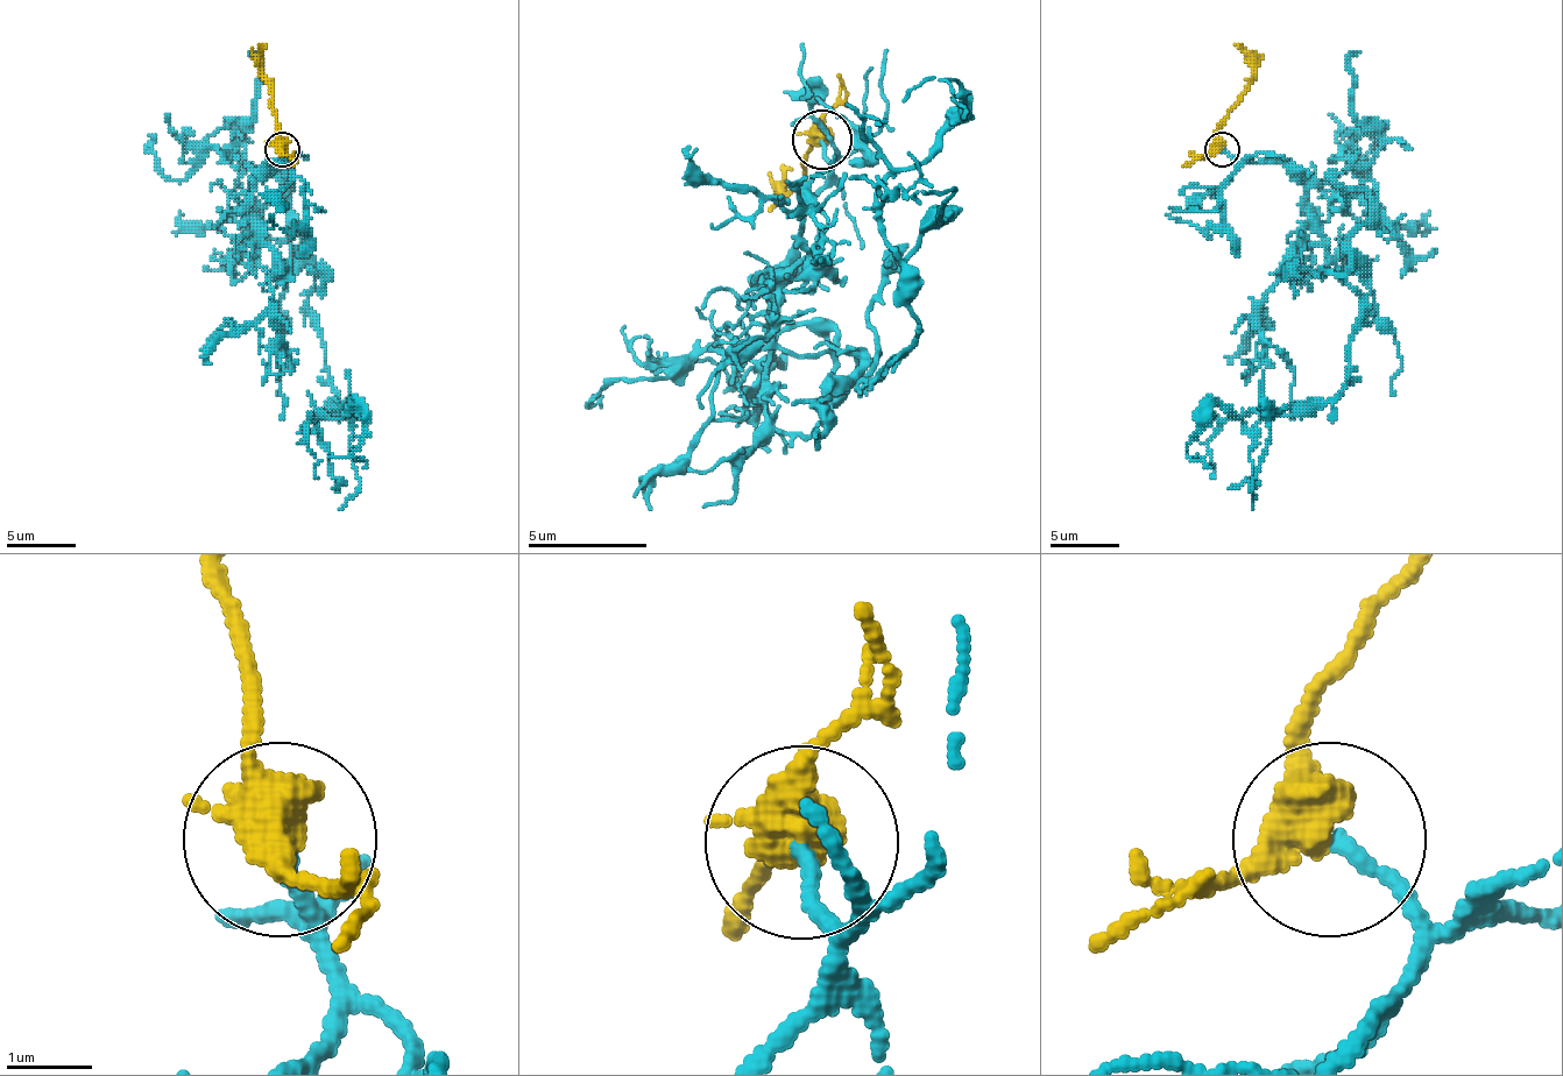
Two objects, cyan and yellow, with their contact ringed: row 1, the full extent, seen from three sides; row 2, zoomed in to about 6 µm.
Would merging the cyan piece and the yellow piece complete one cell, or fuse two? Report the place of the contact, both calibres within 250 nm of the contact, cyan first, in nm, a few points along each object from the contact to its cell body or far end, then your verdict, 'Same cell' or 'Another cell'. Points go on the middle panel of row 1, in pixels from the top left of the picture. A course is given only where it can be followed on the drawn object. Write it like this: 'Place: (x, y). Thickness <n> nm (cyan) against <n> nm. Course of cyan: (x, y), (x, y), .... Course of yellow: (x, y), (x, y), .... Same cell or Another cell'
Place: (821, 140). Thickness 160 nm (cyan) against 550 nm. Course of cyan: (824, 137), (770, 323), (835, 395), (919, 328), (877, 191), (961, 108), (942, 78), (961, 120). Course of yellow: (824, 137), (811, 132), (805, 174), (787, 191), (782, 185), (793, 168). Same cell

